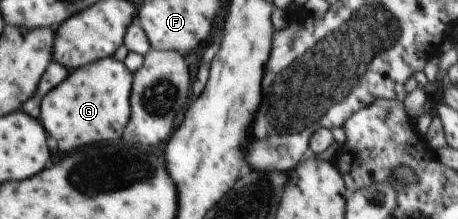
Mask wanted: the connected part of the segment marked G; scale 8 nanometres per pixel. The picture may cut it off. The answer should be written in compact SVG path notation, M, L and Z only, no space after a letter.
M114 56L70 71L68 77L49 91L41 101L41 116L46 133L56 139L62 153L85 148L100 141L116 141L130 117L132 73Z

